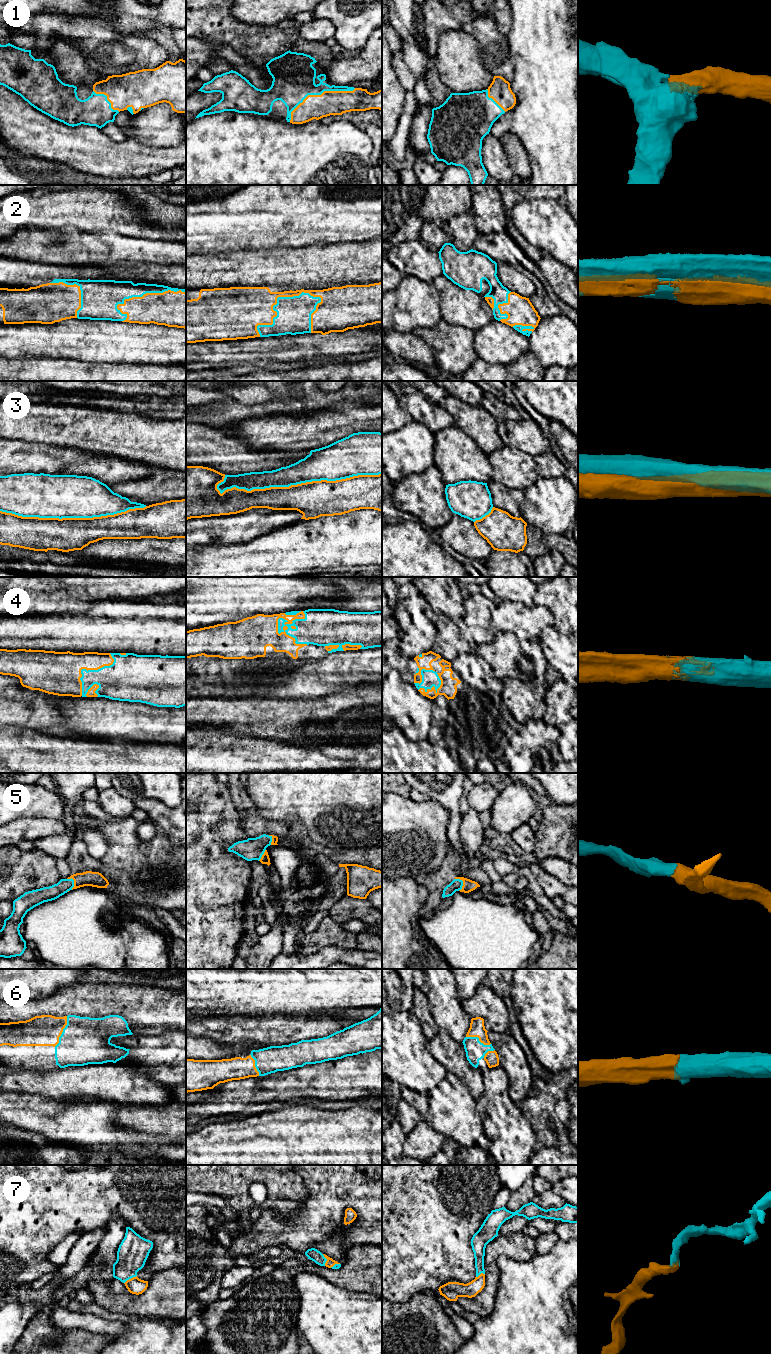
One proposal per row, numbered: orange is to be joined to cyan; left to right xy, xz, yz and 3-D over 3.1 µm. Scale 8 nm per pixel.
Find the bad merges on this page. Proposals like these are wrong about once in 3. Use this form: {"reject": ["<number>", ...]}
{"reject": ["2", "3"]}

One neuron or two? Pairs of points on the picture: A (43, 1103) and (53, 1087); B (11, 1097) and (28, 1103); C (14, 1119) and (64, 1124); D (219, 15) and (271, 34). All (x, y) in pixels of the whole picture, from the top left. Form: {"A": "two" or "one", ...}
{"A": "two", "B": "one", "C": "one", "D": "one"}

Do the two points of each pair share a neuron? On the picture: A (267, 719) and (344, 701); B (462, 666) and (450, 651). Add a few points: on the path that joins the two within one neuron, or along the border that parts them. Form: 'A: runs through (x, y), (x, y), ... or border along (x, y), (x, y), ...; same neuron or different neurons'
A: runs through (286, 712), (302, 709), (325, 709); same neuron
B: border along (469, 651), (463, 651), (450, 662); different neurons

